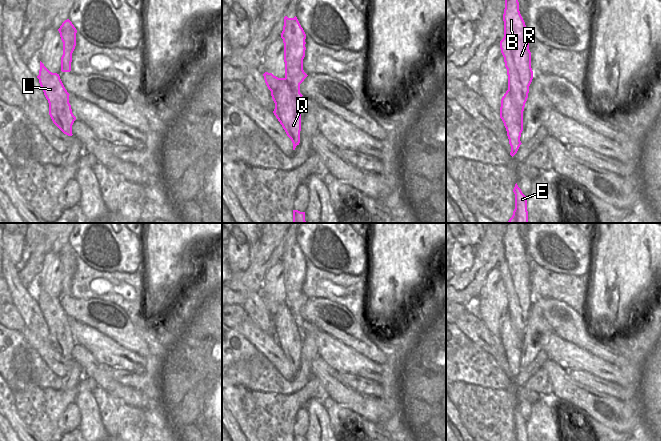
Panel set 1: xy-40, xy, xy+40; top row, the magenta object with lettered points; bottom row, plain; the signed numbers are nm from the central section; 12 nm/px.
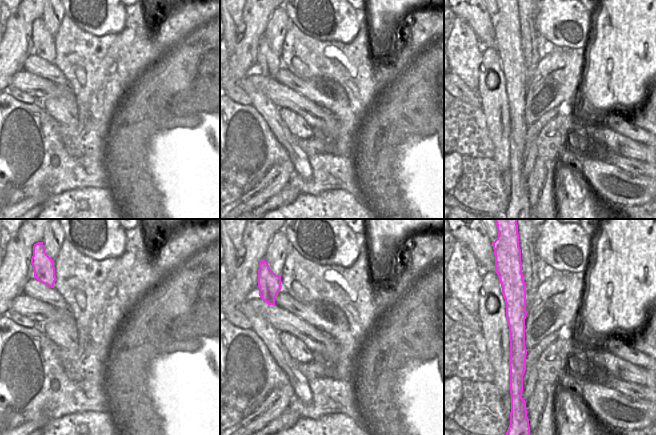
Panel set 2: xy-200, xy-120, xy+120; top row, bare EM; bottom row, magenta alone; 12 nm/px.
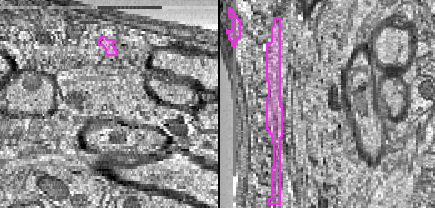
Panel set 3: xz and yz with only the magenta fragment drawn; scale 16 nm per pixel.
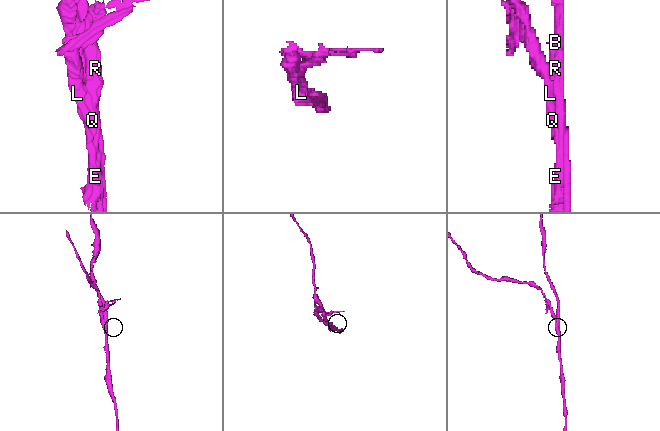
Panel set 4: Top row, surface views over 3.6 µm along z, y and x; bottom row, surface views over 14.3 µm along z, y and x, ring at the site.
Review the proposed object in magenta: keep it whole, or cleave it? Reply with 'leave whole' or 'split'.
split

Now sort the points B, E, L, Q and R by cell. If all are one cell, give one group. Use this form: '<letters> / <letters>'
B E Q R / L

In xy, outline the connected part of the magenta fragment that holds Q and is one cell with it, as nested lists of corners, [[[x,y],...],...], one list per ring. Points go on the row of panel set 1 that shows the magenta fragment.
[[[297,113],[296,118],[288,120],[288,126],[284,129],[287,136],[293,143],[293,150],[300,143],[300,131],[301,131],[301,113]]]

